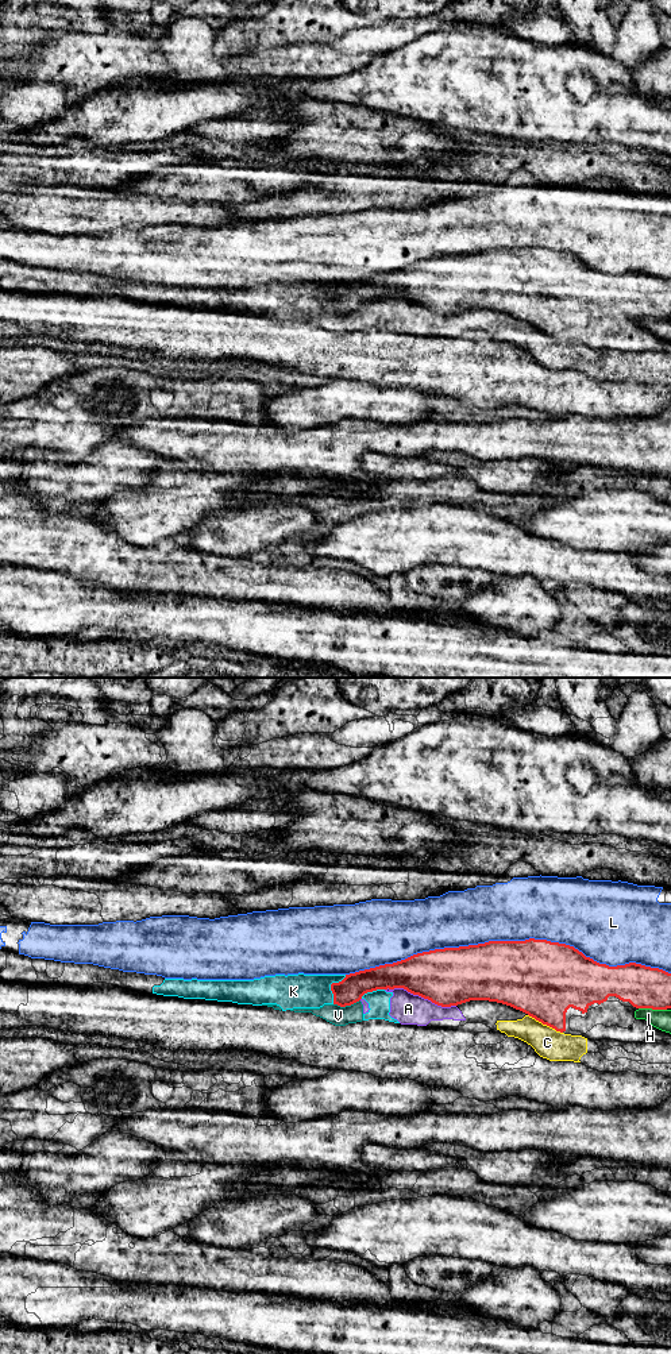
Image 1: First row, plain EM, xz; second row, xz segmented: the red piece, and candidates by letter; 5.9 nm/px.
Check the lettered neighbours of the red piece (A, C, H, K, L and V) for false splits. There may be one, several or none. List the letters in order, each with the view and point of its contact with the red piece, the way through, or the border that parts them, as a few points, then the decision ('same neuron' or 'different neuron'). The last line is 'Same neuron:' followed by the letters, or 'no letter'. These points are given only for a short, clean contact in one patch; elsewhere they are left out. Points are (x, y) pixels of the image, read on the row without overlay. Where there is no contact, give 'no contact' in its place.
A: meets red in xz at (420, 304); different neuron
C: meets red in xz at (546, 332); different neuron
H: meets red in xz at (652, 317); different neuron
K: meets red in xz at (331, 296); different neuron
L: meets red in xz at (508, 250); different neuron
V: meets red in xz at (346, 313); border along xz (359, 308), (344, 315), (334, 313); different neuron
Same neuron: no letter

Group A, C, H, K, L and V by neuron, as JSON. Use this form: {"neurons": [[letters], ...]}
{"neurons": [["A", "C", "K", "V"], ["H"], ["L"]]}

